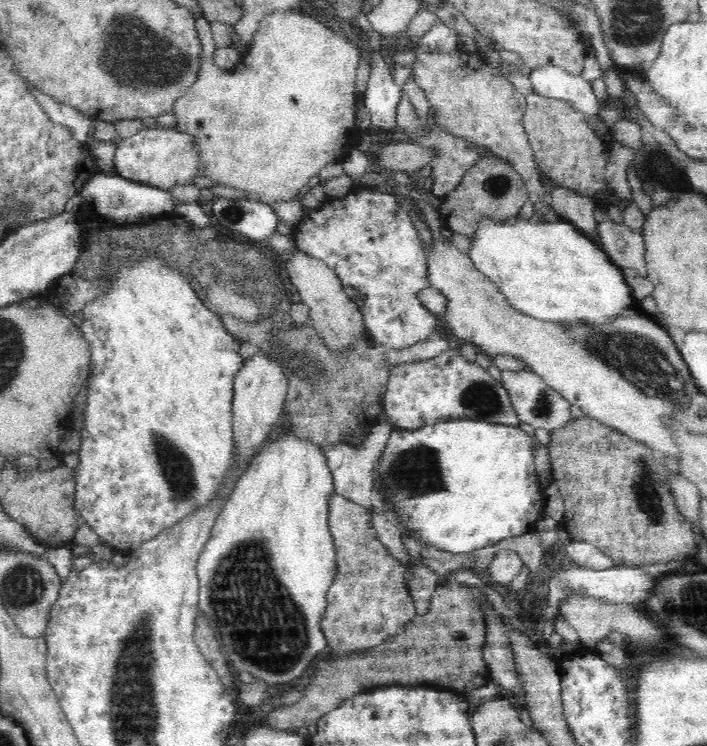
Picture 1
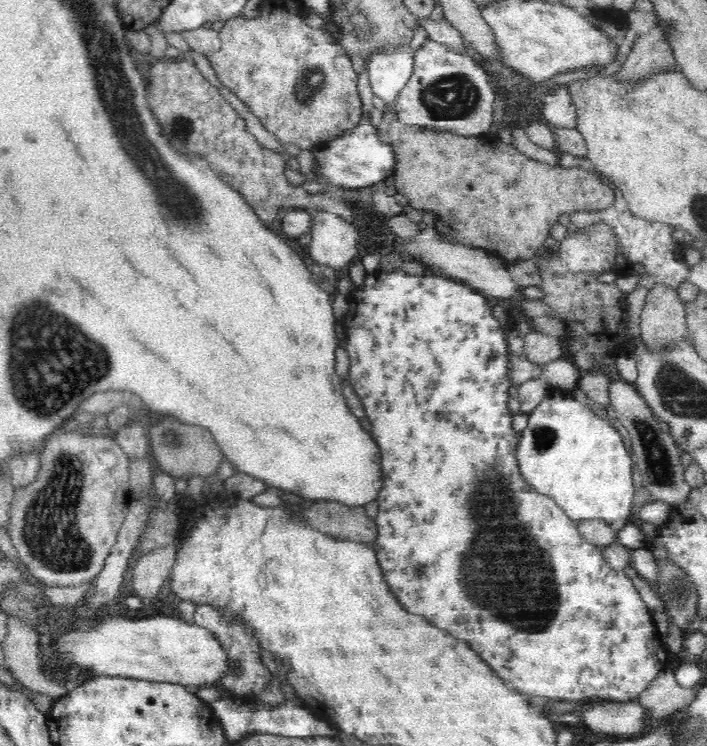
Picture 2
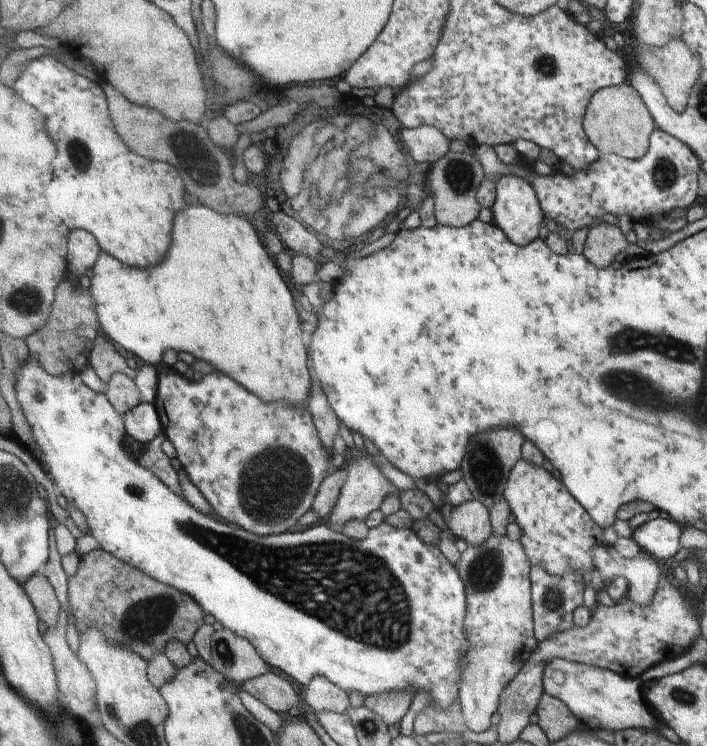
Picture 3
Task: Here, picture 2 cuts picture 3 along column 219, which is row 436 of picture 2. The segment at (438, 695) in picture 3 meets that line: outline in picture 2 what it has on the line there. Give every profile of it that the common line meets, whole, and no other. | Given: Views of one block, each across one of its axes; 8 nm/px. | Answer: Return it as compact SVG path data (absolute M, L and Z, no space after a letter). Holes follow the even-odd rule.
M548 387L542 402L529 414L528 426L517 436L516 466L524 480L540 494L545 494L573 520L598 519L609 525L614 520L633 520L632 507L637 482L633 478L632 459L622 435L606 419L594 413L570 393Z

